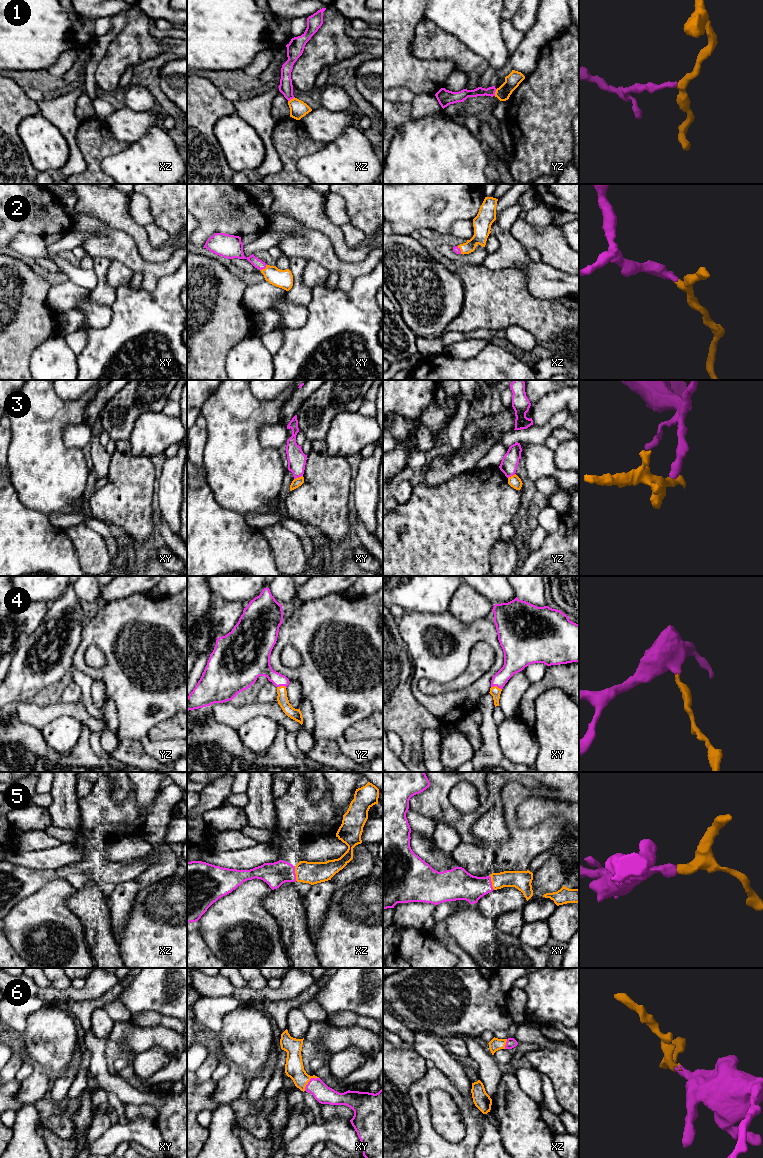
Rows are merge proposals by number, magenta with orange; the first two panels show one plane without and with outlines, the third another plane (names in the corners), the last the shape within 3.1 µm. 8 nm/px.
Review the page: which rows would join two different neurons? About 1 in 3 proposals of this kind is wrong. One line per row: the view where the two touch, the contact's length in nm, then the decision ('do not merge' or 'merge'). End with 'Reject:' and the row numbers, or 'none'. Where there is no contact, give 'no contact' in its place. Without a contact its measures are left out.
1: meets magenta in yz; contact 60 nm long; do not merge
2: meets magenta in xy; contact 80 nm long; merge
3: meets magenta in xy; contact 80 nm long; do not merge
4: meets magenta in xy; contact 90 nm long; merge
5: meets magenta in xz; contact 120 nm long; merge
6: meets magenta in xy; contact 160 nm long; merge
Reject: 1, 3

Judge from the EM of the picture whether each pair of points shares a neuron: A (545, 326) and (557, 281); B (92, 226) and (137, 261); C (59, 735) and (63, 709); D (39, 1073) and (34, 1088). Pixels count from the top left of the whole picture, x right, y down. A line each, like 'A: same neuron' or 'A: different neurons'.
A: different neurons
B: same neuron
C: different neurons
D: same neuron

